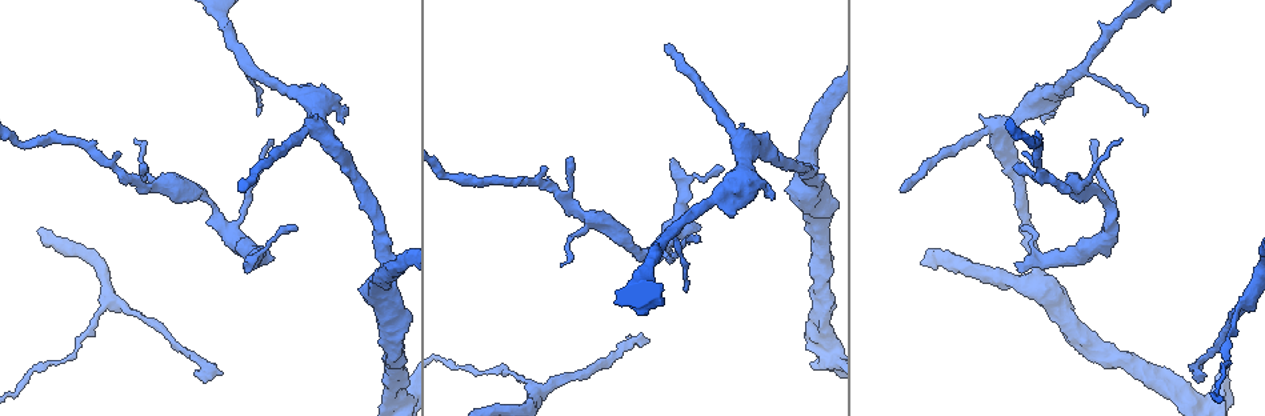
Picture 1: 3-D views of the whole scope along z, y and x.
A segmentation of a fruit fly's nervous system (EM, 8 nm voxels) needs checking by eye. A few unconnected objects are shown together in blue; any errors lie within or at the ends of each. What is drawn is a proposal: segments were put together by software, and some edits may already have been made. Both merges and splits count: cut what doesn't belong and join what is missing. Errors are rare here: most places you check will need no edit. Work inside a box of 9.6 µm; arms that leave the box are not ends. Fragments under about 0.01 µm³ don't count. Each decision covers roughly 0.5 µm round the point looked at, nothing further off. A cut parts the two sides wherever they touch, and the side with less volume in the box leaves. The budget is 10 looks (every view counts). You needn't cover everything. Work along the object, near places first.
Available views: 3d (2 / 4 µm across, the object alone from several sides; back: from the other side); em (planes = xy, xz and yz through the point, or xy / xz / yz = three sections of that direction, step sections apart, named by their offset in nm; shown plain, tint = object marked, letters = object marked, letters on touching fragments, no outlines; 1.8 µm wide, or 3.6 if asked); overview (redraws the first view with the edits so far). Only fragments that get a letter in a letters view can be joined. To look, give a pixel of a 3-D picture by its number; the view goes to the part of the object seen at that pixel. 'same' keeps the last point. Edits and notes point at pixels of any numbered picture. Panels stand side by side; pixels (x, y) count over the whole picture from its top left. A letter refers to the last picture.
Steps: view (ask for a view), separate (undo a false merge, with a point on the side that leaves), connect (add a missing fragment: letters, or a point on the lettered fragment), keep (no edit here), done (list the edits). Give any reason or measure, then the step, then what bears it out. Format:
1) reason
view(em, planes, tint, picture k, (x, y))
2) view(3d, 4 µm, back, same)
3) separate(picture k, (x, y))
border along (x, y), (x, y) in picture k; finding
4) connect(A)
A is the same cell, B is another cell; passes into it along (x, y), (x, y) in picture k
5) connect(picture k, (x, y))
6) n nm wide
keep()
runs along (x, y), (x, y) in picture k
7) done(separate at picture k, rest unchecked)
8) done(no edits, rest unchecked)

view(em, yz, step 8, tint, picture 1, (1041, 96))

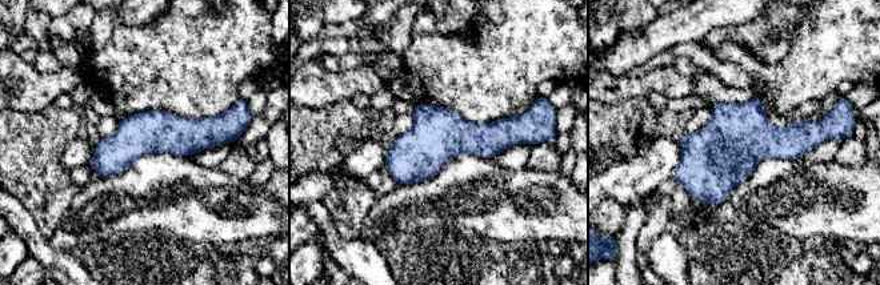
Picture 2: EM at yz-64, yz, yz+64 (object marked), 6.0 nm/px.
view(em, planes, letters, same)

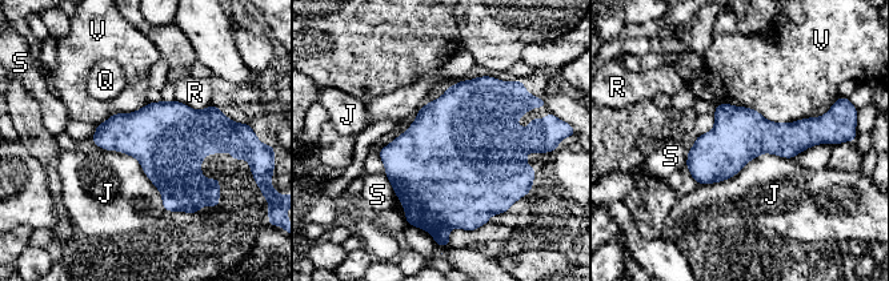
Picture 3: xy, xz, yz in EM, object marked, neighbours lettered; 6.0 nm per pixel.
keep()
J, Q, R, S and V are other cells; border along (793, 157), (760, 153), (697, 184) in picture 3; continuous, no second neuron

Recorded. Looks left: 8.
tapers out
view(3d, 4 µm, picture 1, (237, 191))

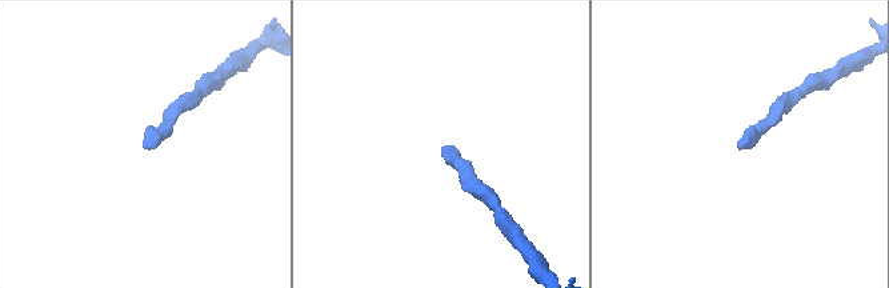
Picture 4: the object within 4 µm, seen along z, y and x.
view(em, yz, step 4, tint, picture 4, (444, 145))

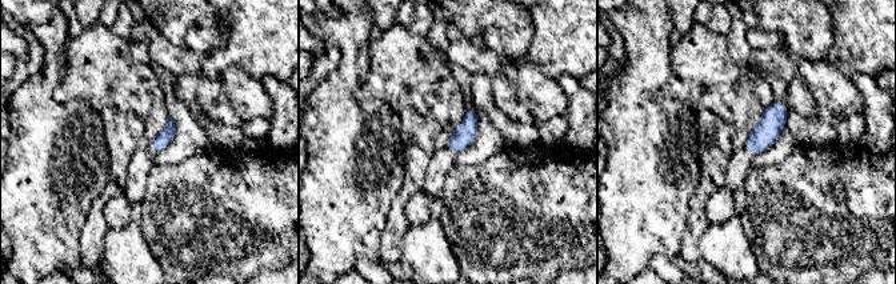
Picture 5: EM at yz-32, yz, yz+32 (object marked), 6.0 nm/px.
another direction
view(em, planes, letters, same)

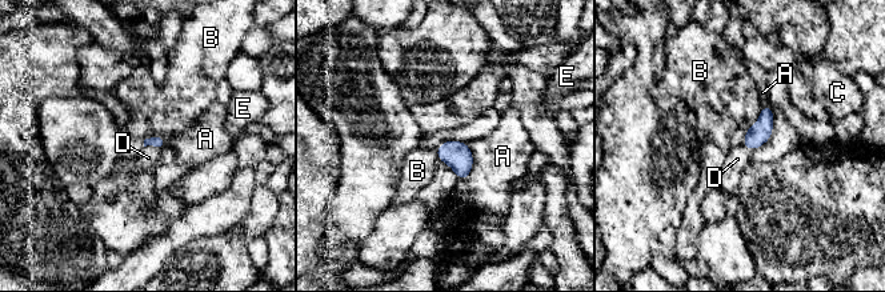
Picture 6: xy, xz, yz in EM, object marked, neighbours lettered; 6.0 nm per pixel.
A touches over 220 nm
connect(picture 6, (148, 158))
D is the same cell, A, B, C and E are other cells; it goes on there

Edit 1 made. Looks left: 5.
see it whole again
view(overview)

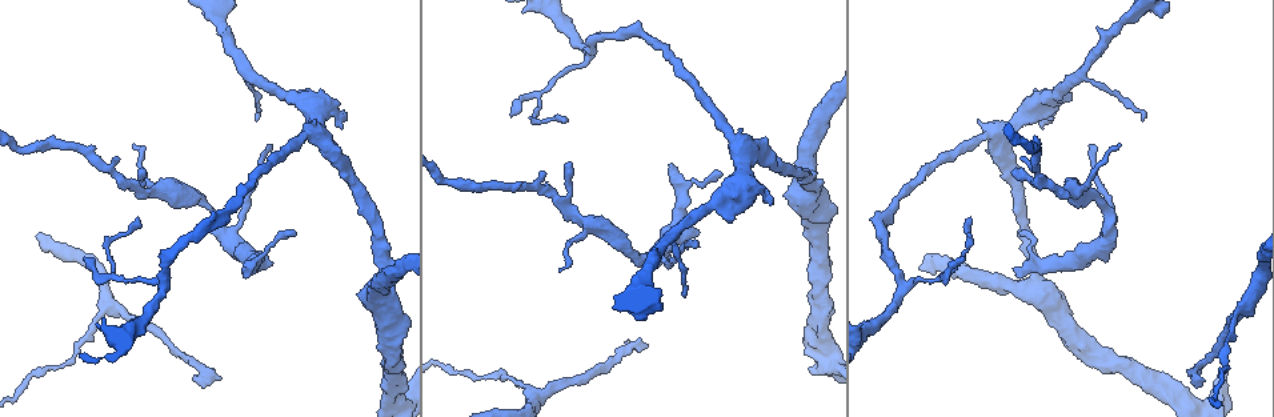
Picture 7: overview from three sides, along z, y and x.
an open end
view(em, xy, step 4, letters, picture 7, (1014, 270))

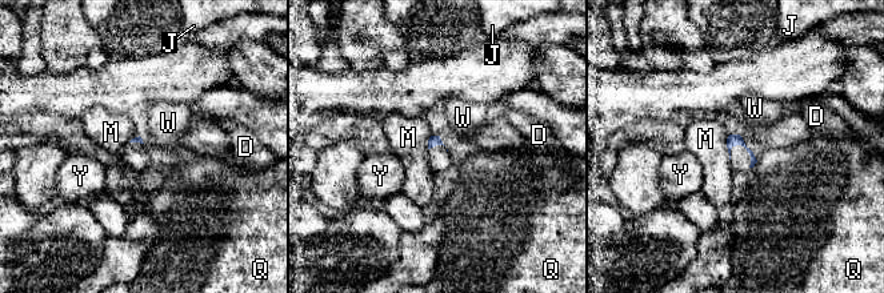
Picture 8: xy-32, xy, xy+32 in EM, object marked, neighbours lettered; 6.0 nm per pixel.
M touches over 150 nm
keep()
D, J, M, Q, W and Y are other cells; border along (730, 135), (727, 139), (728, 159) in picture 8; no lettered fragment goes on from it

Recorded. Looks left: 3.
done(connect at picture 6, rest unchecked)

